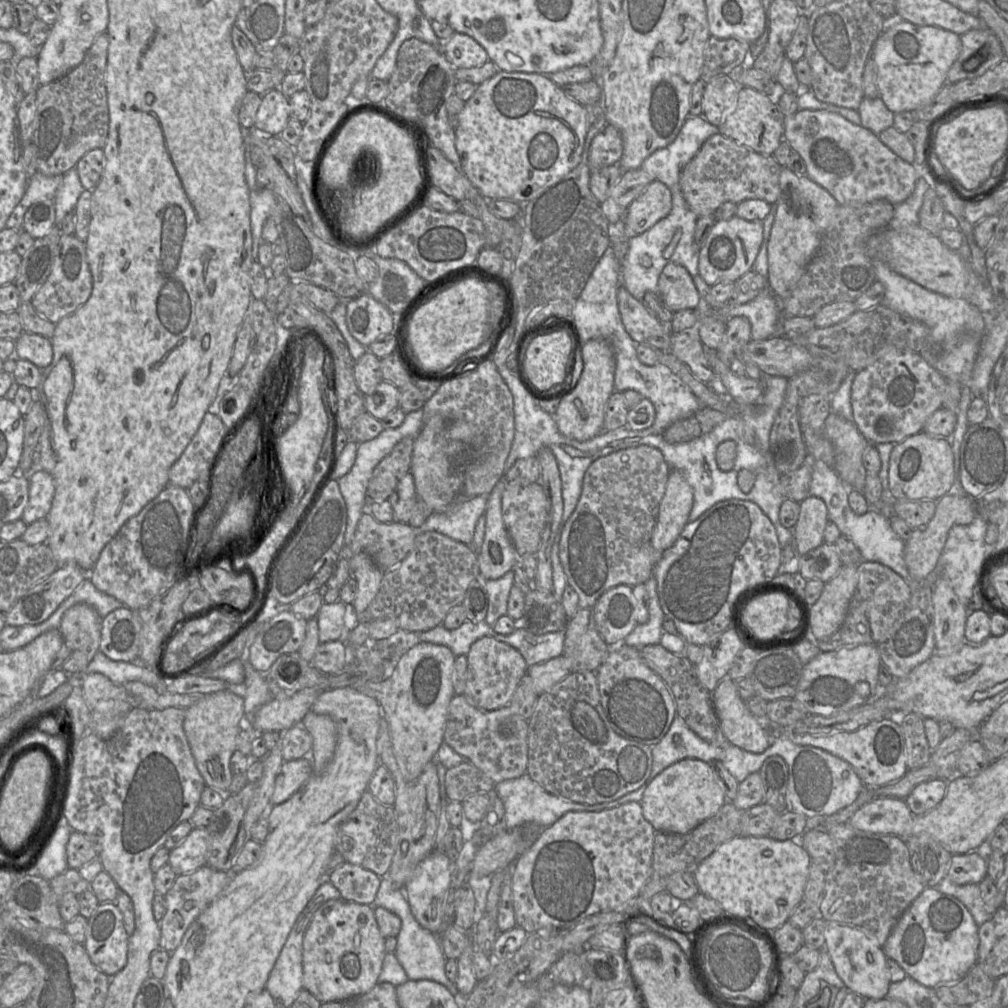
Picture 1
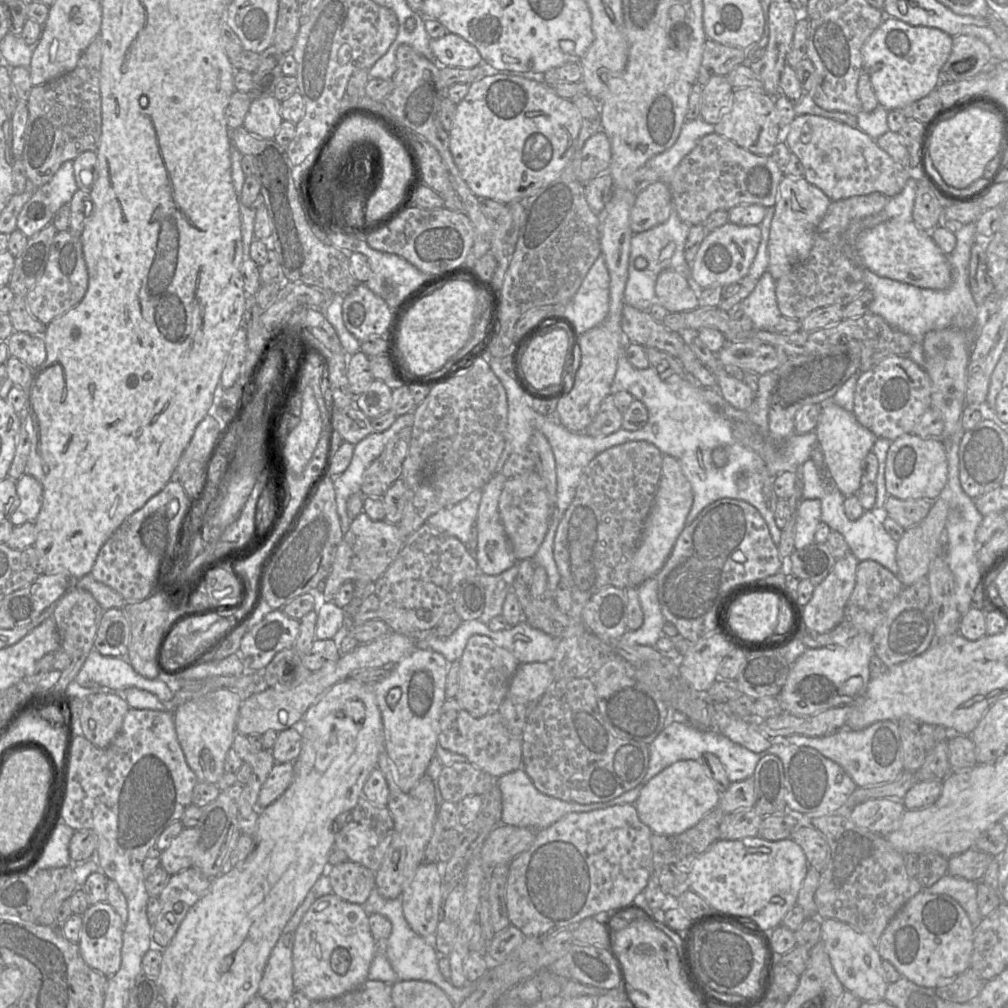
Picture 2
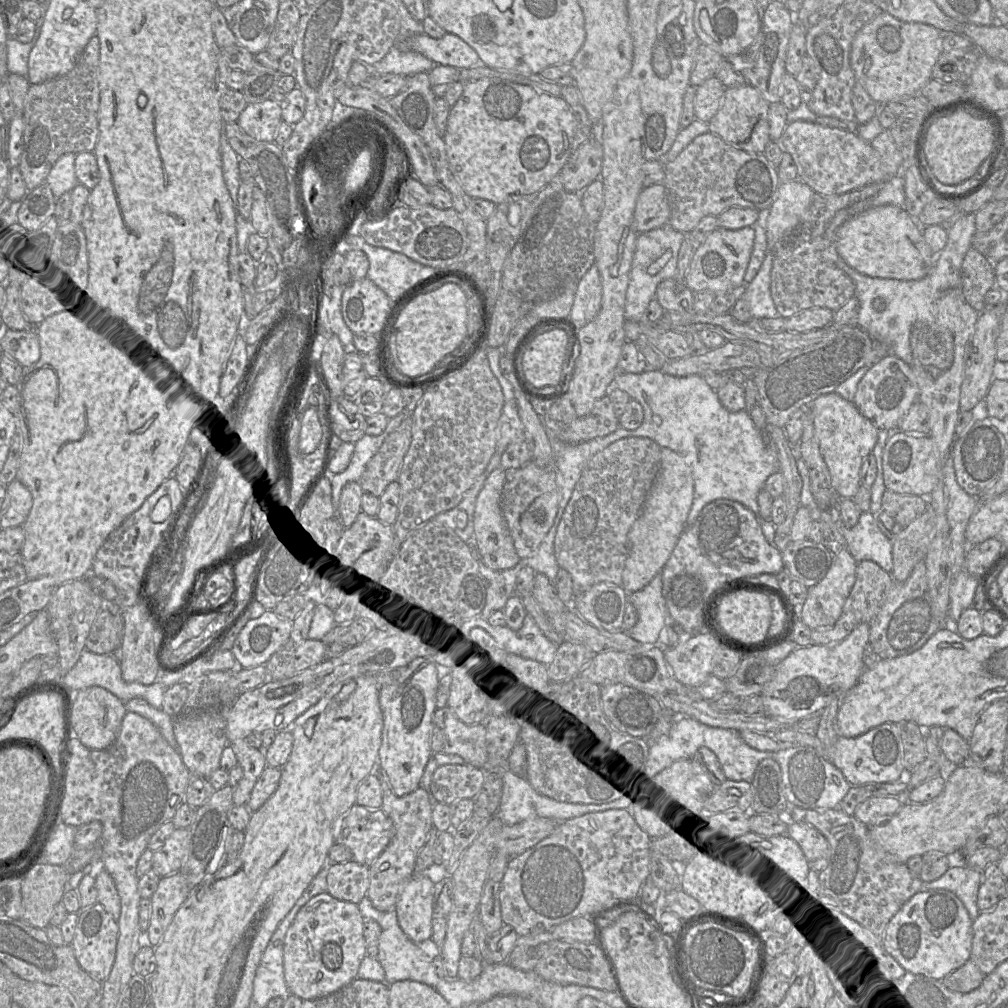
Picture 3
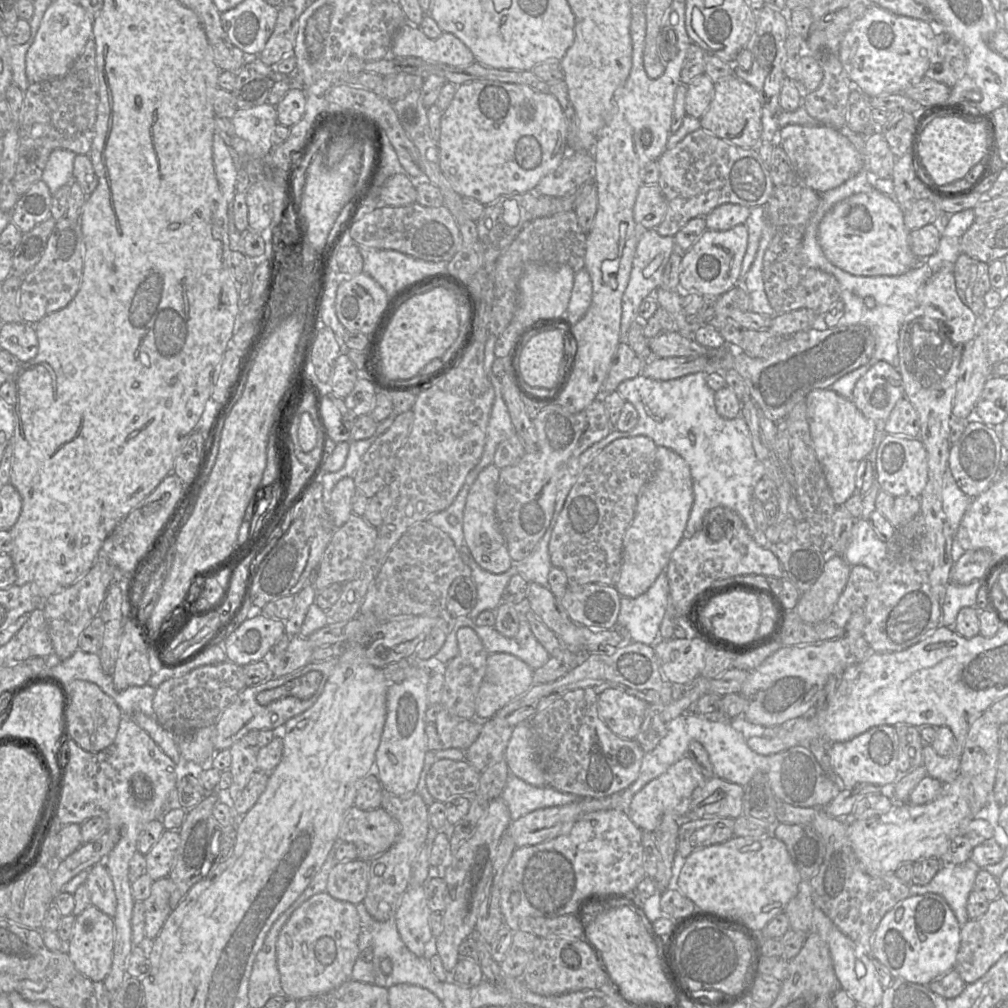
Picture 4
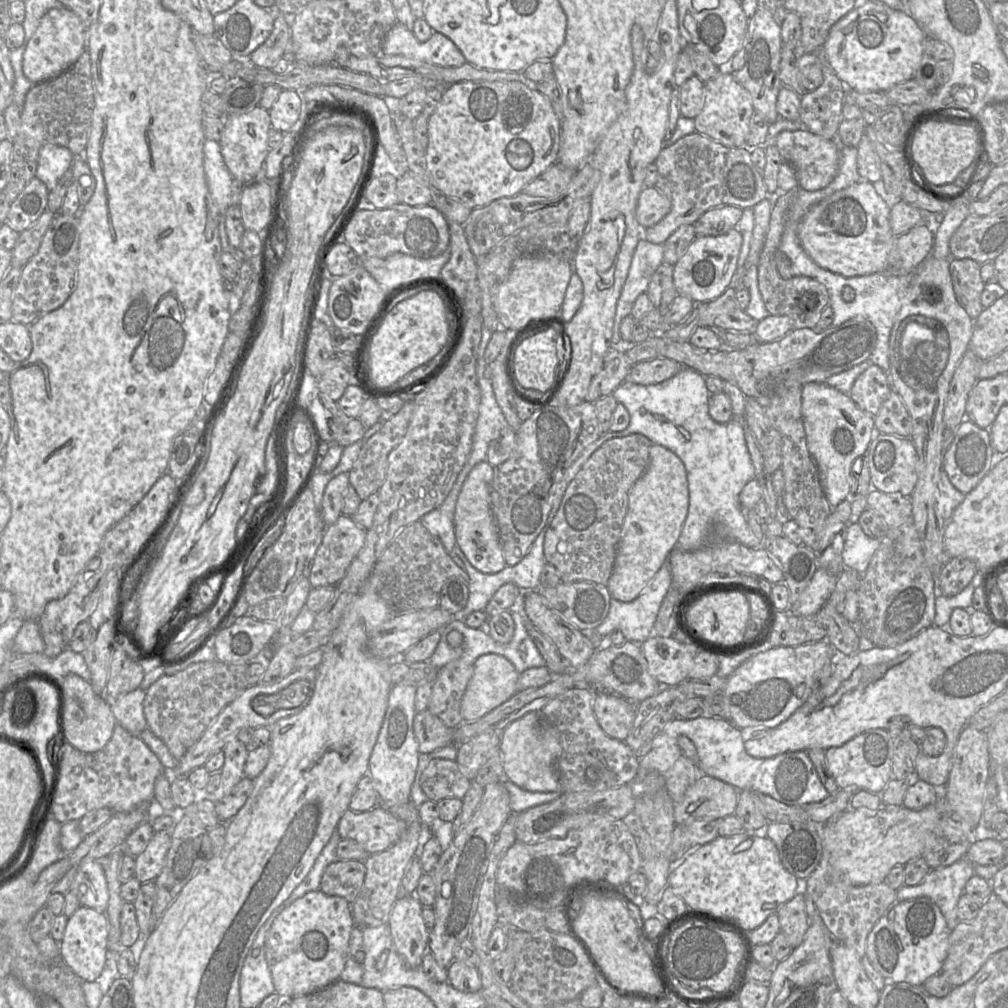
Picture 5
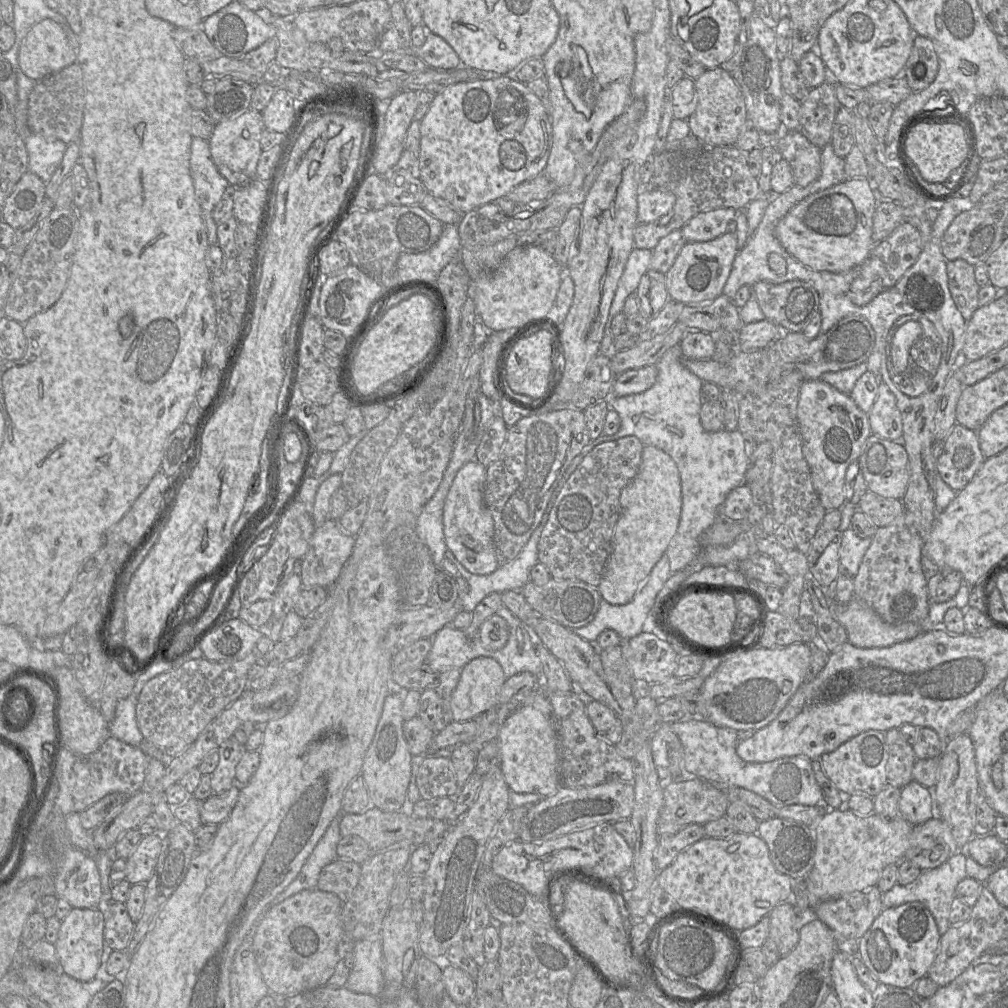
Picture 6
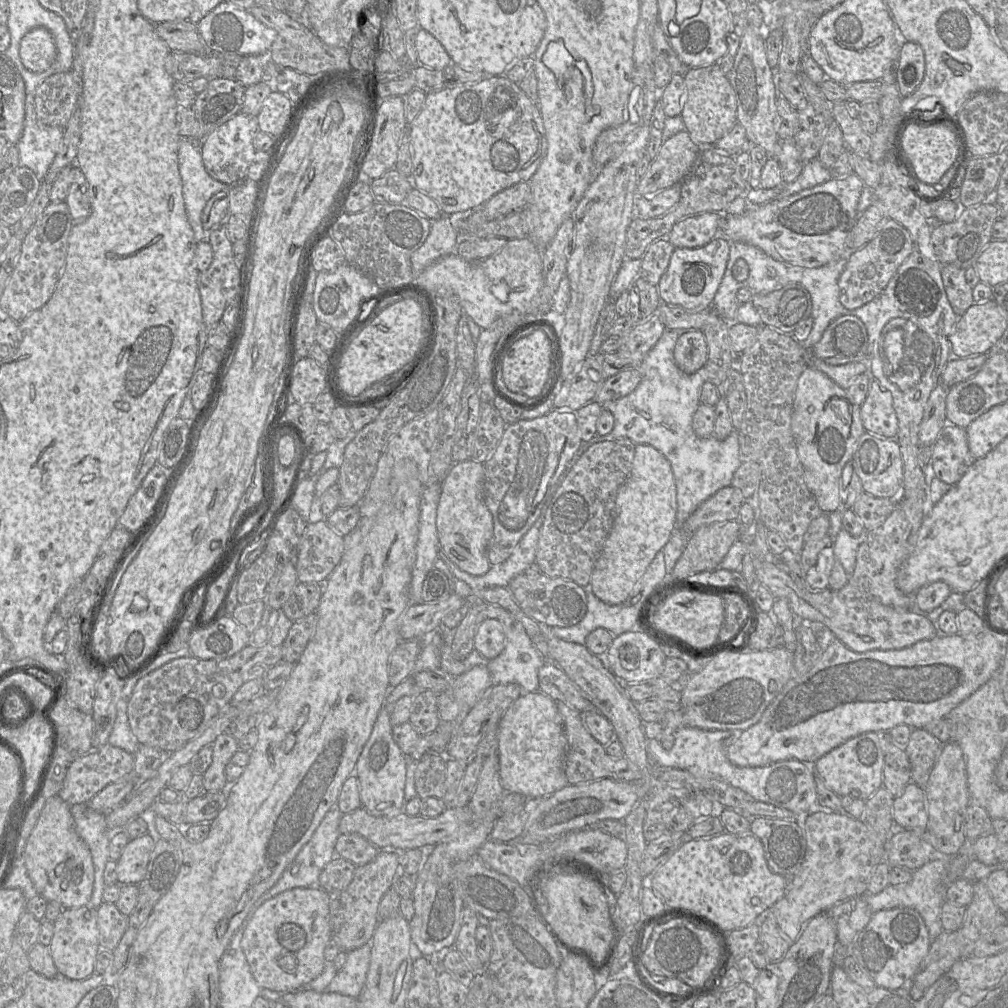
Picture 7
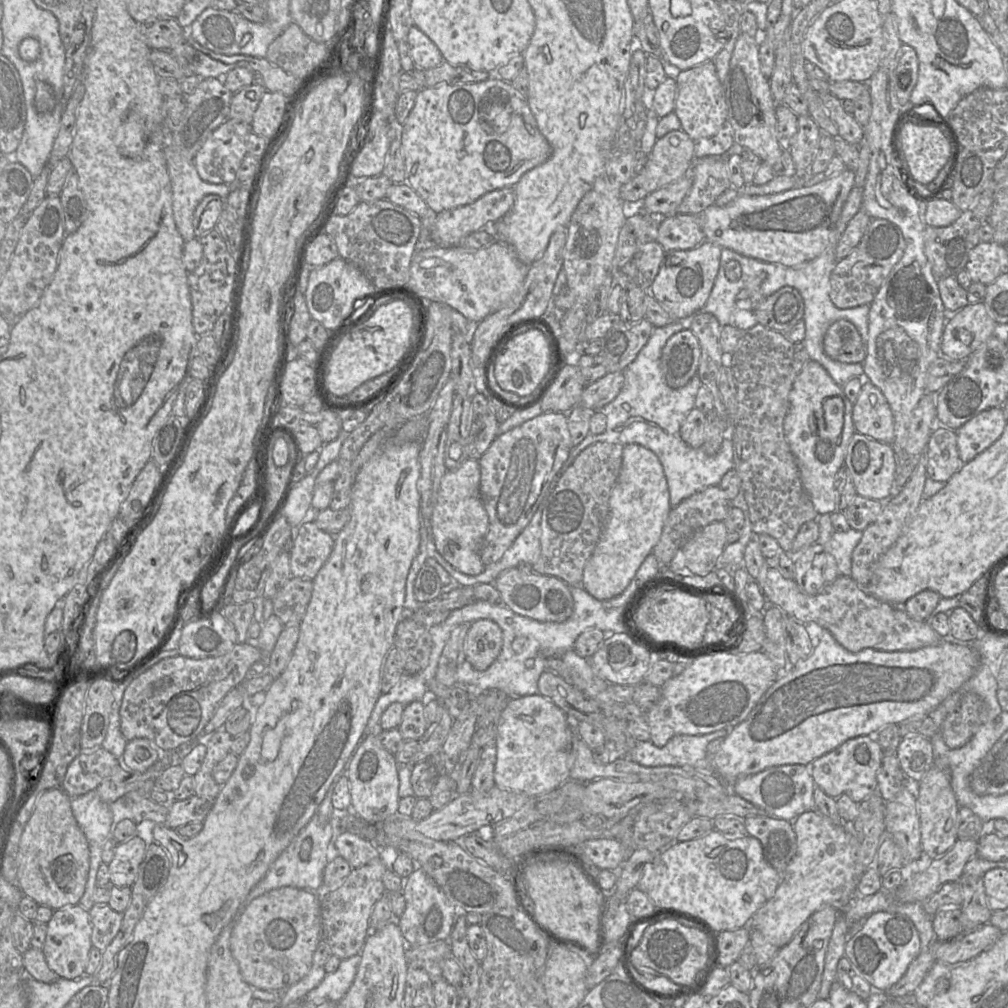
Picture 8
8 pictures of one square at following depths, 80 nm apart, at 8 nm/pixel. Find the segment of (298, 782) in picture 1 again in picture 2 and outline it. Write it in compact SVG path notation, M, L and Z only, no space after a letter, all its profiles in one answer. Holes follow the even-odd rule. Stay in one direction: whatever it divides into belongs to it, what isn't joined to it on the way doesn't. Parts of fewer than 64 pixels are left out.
M292 762L275 763L258 796L258 809L264 809L277 800L290 786L294 777Z

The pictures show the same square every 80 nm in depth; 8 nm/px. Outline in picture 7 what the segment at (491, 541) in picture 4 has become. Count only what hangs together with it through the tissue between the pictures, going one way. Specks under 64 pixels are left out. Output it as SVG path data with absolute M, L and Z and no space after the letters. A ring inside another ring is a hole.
M473 459L454 463L442 479L436 528L440 548L461 570L484 575L491 567L487 547L493 535L493 516L483 499L484 465Z

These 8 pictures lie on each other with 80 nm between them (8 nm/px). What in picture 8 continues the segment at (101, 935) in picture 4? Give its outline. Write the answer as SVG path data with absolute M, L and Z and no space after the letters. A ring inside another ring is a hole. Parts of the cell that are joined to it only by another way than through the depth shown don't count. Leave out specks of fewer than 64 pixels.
M77 905L55 910L47 923L47 933L42 948L49 968L60 978L80 979L85 975L91 943L92 925L87 910Z

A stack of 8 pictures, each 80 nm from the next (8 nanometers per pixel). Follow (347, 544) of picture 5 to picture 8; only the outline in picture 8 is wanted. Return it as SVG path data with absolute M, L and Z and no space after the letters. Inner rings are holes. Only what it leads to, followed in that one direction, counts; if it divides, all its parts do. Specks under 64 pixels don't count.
M304 521L294 530L290 551L292 576L313 580L328 560L333 547L333 535L319 529L314 521Z

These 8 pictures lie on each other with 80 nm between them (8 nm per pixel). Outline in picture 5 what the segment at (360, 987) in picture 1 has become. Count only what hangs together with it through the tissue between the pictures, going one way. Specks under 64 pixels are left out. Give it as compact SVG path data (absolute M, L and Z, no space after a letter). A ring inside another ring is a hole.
M320 889L309 891L284 908L273 920L265 941L265 957L275 992L293 998L311 993L339 979L348 958L350 933L355 927L351 903L340 896L325 894Z

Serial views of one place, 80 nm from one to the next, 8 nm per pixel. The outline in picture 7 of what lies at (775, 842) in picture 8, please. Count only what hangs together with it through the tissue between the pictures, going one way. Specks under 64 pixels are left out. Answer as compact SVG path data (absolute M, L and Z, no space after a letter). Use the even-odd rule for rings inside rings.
M756 817L751 819L750 832L761 840L772 872L791 879L799 871L806 853L806 839L797 823Z

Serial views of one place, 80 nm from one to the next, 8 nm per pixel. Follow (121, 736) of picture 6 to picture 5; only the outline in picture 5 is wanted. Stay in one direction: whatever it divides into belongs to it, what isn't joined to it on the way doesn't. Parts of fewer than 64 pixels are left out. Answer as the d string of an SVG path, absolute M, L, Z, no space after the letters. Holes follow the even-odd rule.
M137 688L122 697L108 697L106 699L117 723L135 736L139 736L147 728L143 707L145 695L146 690Z

